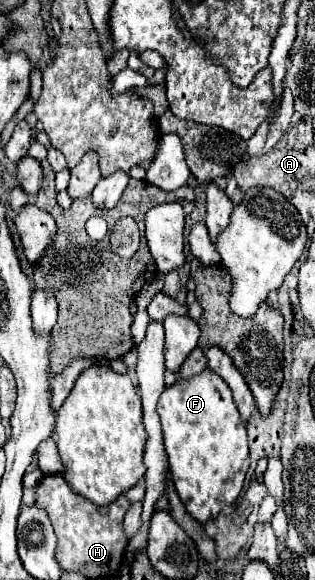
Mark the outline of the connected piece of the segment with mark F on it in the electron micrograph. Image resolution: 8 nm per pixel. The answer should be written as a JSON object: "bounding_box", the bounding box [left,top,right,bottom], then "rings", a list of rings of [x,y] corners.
{"bounding_box":[158,368,250,524],"rings":[[[210,368],[202,370],[202,374],[198,374],[194,378],[186,378],[186,380],[180,378],[174,386],[170,386],[162,392],[160,402],[158,402],[158,416],[162,422],[170,476],[176,486],[176,492],[178,492],[182,504],[186,506],[186,510],[200,524],[206,524],[208,520],[214,520],[224,506],[230,506],[236,502],[236,498],[242,492],[244,478],[246,478],[246,472],[250,466],[246,426],[240,420],[240,414],[238,414],[232,394],[230,394],[230,388]]]}

